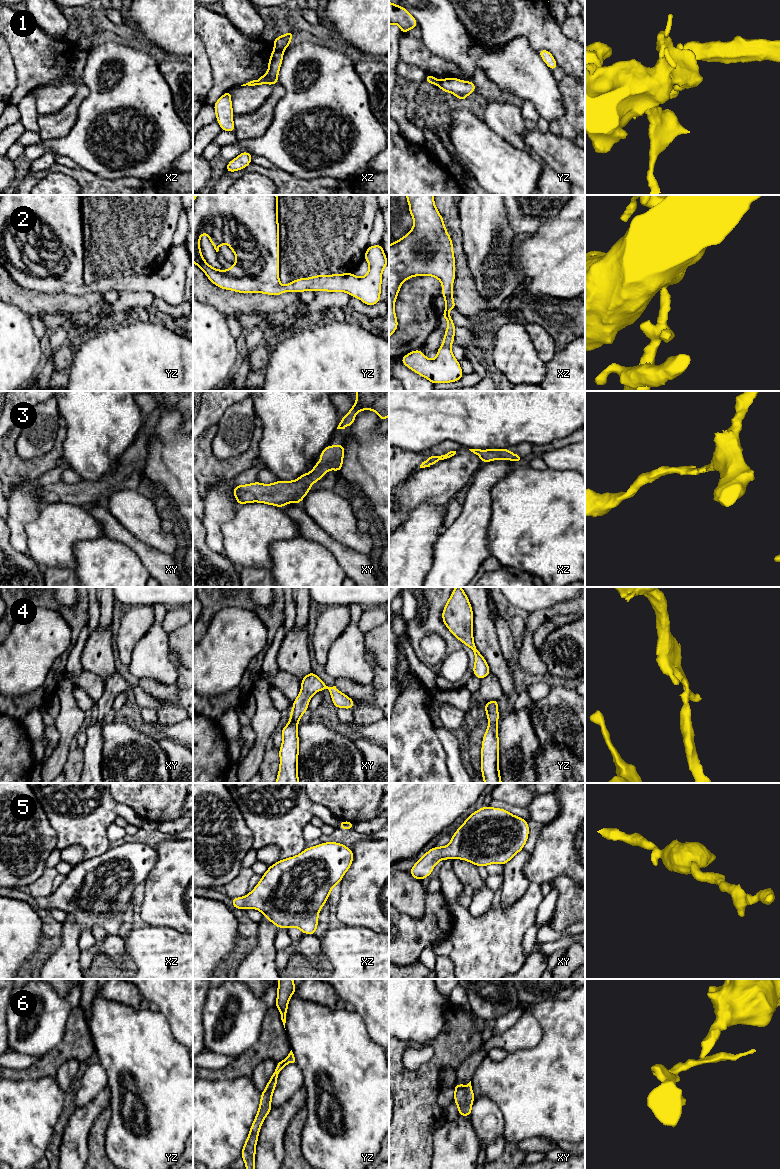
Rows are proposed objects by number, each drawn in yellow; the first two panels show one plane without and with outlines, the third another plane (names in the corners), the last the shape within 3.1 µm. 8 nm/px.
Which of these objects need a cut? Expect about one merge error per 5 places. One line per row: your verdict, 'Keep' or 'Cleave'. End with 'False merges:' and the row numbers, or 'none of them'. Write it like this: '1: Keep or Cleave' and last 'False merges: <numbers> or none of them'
1: Cleave
2: Keep
3: Keep
4: Keep
5: Keep
6: Keep
False merges: 1

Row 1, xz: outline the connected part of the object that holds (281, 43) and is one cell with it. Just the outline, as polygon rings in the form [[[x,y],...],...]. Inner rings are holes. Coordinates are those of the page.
[[[289,30],[286,34],[275,37],[273,46],[280,51],[284,51],[291,44],[292,36],[294,34],[294,31]]]

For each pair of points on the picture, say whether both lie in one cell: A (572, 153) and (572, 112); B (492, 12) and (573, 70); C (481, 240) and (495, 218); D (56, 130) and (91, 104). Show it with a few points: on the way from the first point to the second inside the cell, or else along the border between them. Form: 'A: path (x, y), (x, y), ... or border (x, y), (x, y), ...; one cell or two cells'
A: border (550, 131), (574, 141); two cells
B: path (514, 12), (523, 12), (559, 48); one cell
C: path (486, 235), (486, 227), (490, 223); one cell
D: border (88, 94), (78, 109), (75, 123), (64, 135); two cells

